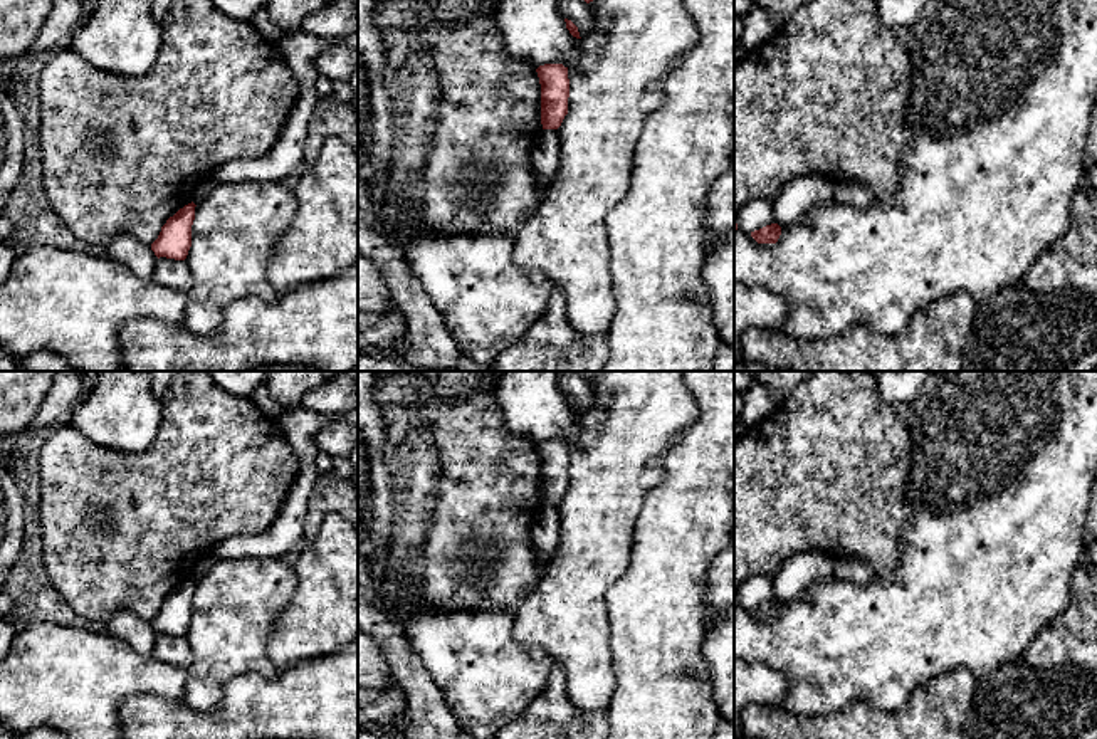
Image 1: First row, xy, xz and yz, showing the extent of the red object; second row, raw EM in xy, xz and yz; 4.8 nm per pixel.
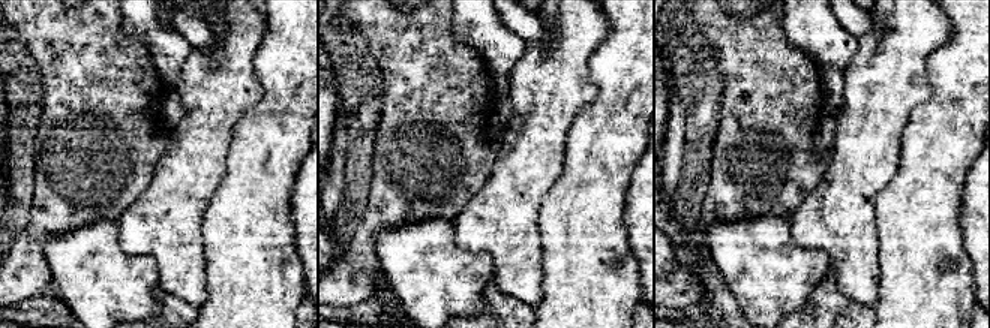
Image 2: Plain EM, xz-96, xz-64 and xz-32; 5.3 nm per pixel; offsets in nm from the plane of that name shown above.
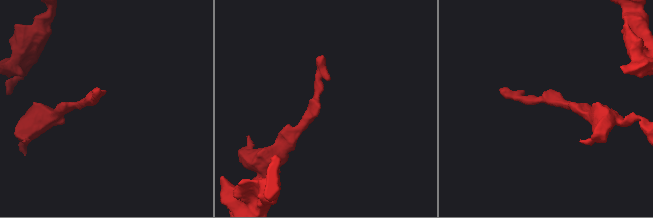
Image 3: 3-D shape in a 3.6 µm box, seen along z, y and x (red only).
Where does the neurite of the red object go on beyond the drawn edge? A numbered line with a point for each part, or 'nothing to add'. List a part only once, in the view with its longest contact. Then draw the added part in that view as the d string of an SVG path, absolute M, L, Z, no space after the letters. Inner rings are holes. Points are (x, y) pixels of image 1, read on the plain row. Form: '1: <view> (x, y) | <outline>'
nothing to add

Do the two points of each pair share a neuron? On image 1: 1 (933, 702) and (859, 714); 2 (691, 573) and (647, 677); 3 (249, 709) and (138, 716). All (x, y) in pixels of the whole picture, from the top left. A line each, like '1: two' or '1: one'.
1: one
2: one
3: one

